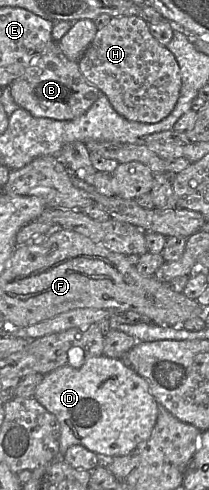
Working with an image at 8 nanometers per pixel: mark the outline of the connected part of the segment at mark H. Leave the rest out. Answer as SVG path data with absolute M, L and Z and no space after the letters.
M139 16L111 18L106 26L97 30L92 43L78 60L78 66L86 80L103 92L114 110L128 120L157 123L176 105L181 88L179 65L174 55L153 38L148 23Z

